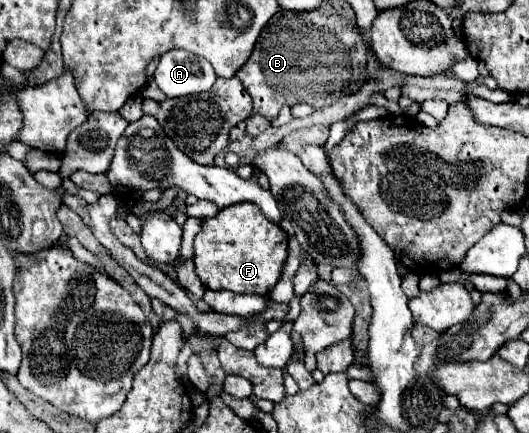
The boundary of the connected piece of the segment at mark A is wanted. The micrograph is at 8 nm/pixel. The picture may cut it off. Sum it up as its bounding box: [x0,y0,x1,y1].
[152,50,216,98]

